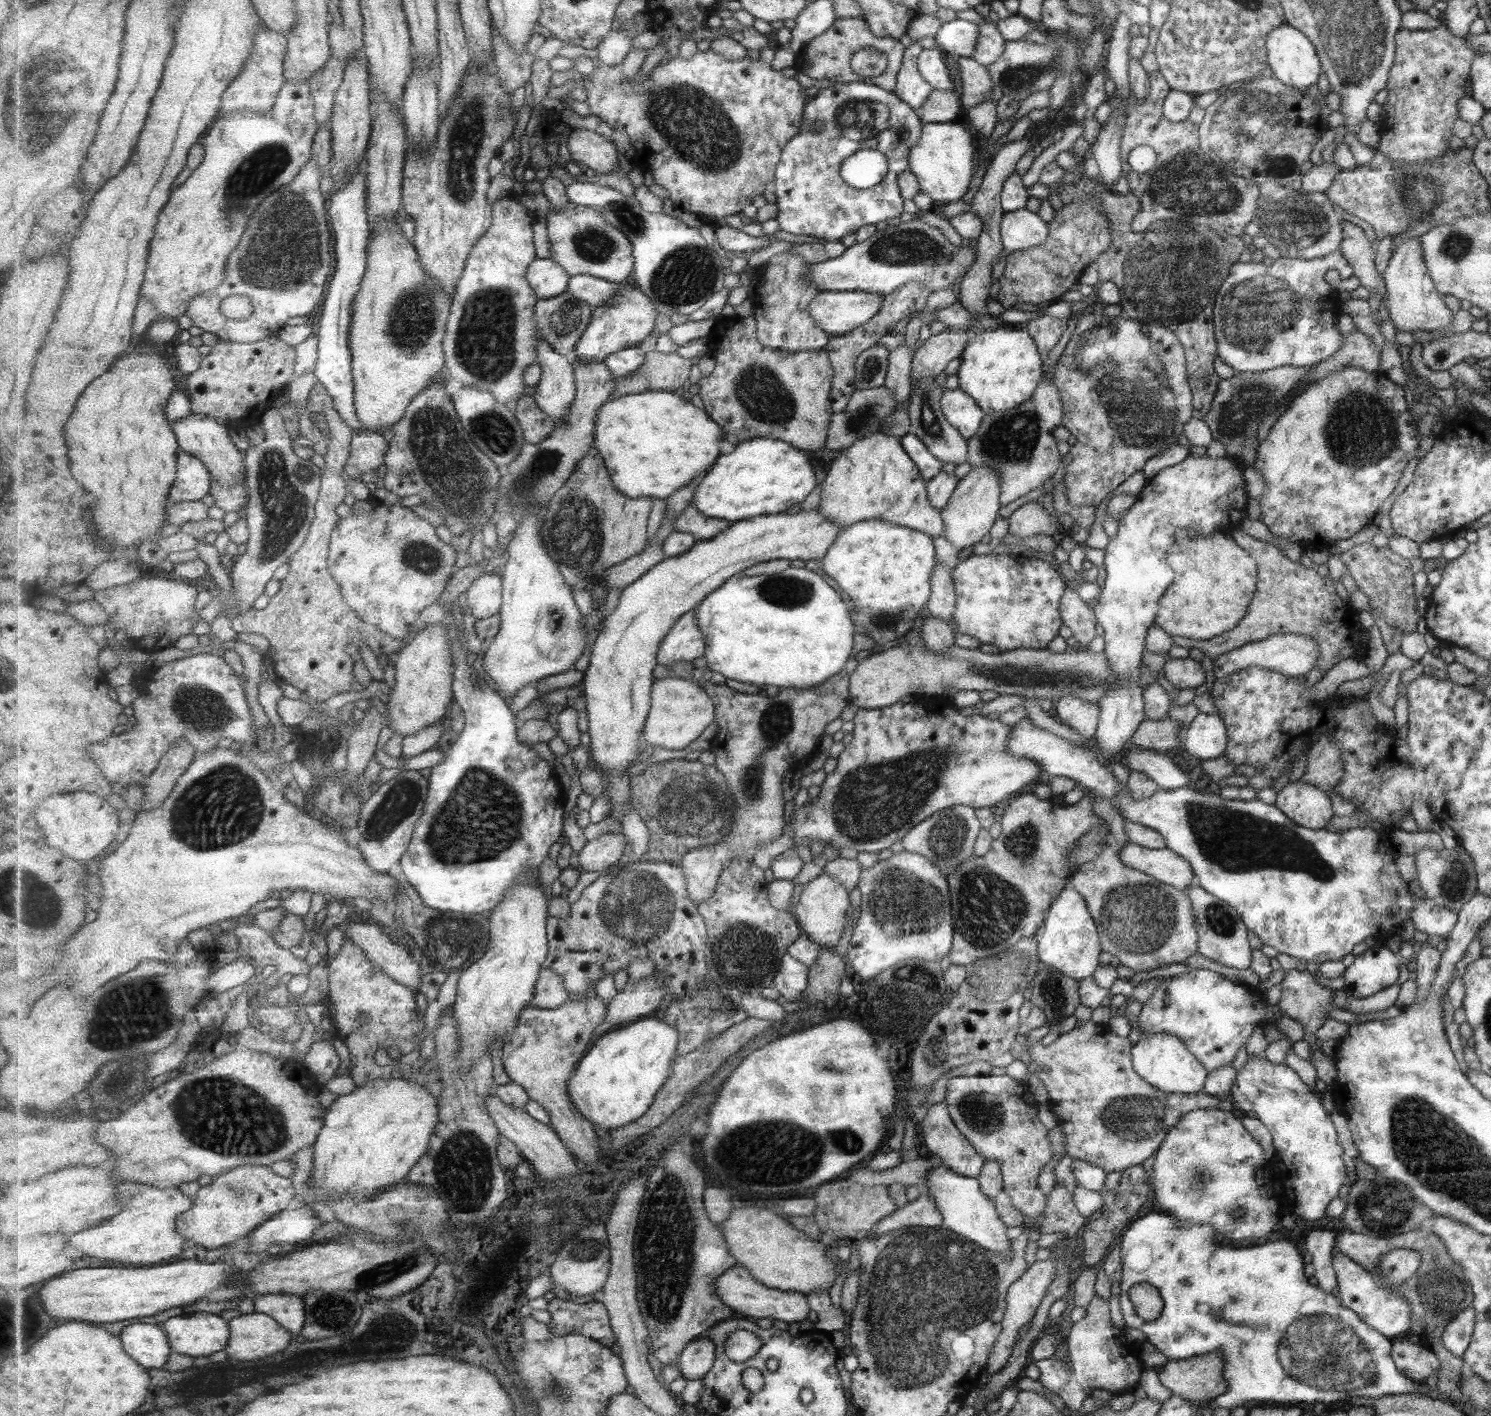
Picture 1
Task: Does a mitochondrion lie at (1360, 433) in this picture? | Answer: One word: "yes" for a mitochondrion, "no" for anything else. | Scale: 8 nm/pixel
yes

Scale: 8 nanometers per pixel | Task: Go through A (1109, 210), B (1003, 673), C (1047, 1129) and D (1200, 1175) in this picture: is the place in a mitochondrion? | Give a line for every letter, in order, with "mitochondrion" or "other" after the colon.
A: mitochondrion
B: mitochondrion
C: other
D: mitochondrion

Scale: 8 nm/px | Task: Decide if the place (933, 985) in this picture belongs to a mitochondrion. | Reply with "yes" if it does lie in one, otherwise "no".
no

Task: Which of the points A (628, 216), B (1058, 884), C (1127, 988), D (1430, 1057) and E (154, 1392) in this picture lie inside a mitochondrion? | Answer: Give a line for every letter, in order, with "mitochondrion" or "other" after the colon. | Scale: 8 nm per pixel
A: mitochondrion
B: other
C: other
D: other
E: other

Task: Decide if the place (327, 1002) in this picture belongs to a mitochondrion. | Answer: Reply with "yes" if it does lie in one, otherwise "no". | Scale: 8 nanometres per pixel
no

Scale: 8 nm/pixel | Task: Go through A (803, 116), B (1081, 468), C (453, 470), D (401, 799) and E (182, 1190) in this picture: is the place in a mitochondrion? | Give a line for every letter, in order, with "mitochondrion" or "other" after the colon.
A: other
B: other
C: mitochondrion
D: mitochondrion
E: other

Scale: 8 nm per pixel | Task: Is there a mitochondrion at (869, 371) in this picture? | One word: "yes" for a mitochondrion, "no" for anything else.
yes

